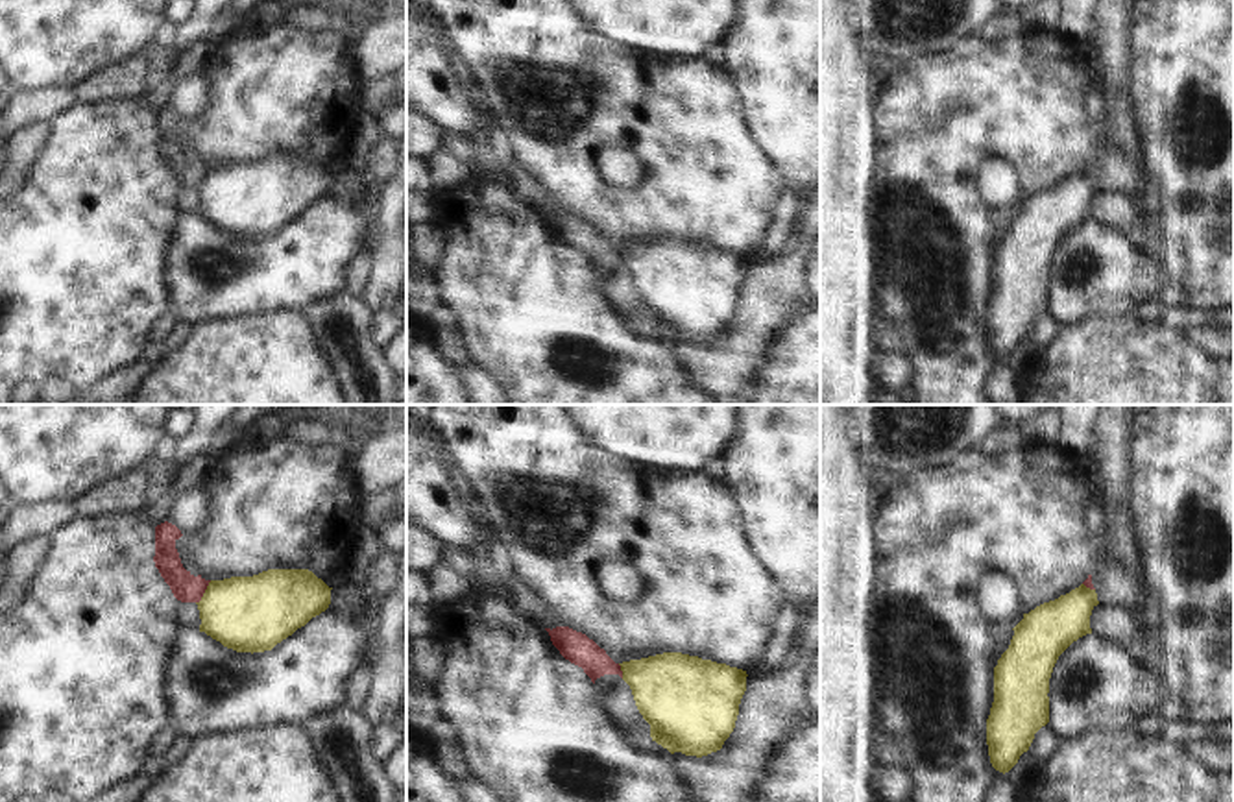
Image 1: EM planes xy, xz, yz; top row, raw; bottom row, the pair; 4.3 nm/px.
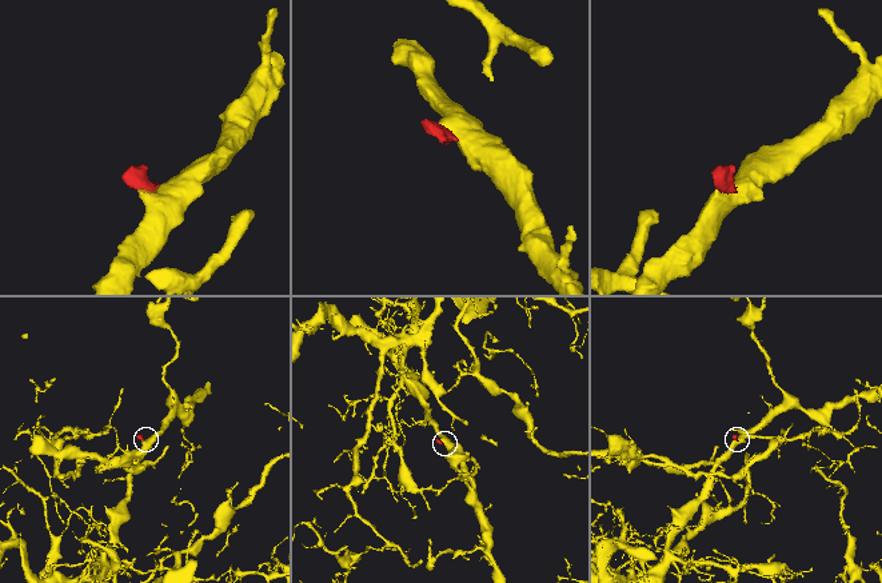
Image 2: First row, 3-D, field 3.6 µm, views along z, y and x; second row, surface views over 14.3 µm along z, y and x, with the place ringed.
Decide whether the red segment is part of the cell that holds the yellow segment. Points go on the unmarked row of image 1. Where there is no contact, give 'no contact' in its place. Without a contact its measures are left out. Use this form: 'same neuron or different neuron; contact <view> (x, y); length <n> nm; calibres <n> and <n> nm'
different neuron; contact xy (205, 178); length 120 nm; calibres 340 and 130 nm

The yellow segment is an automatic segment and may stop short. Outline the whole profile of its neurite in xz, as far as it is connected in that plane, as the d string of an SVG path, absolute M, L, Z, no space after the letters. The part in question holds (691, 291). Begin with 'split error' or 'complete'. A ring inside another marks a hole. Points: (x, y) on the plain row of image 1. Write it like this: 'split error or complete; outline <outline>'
complete; outline M663 238L619 251L639 299L650 310L652 327L671 340L682 338L696 344L722 334L735 314L746 277L746 257L682 238Z

